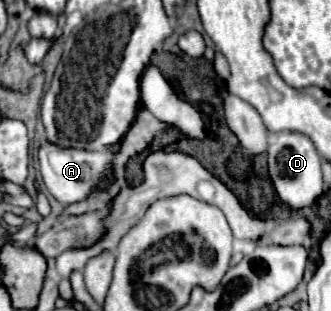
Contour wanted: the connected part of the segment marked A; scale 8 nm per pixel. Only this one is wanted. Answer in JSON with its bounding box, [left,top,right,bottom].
[38,141,110,205]

